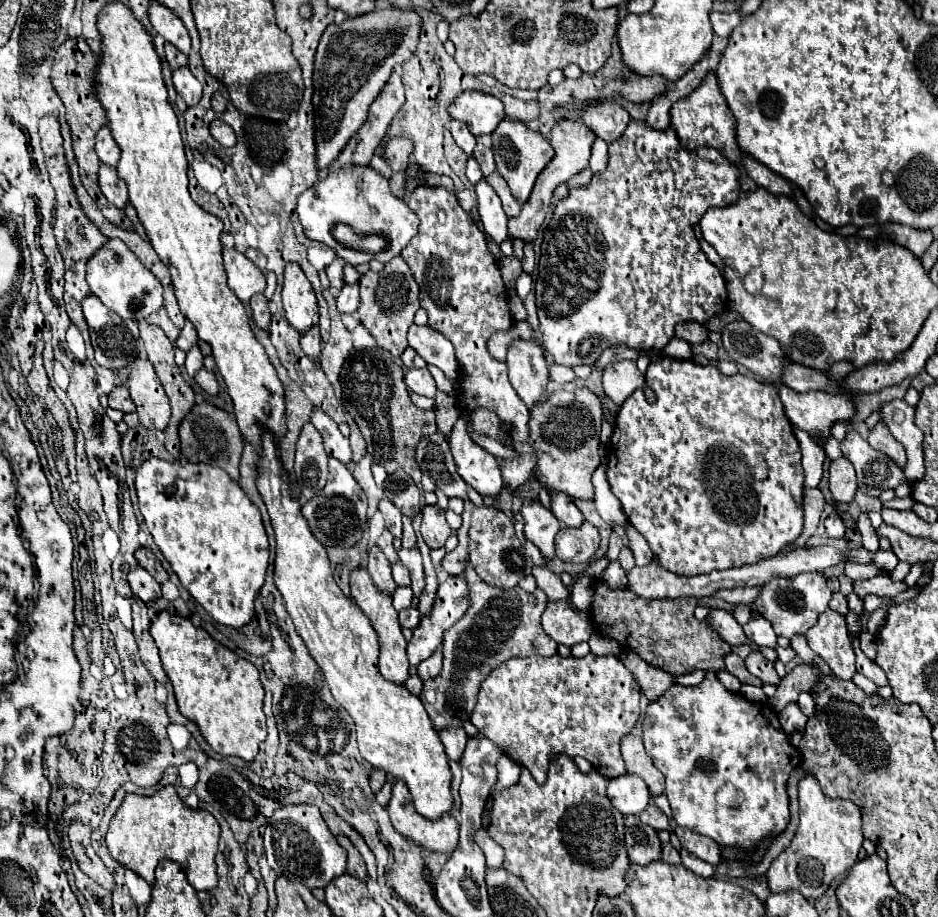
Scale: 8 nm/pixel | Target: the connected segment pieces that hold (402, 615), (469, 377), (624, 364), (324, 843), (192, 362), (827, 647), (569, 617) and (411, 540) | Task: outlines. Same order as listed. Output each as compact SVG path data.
M407 608L399 612L399 622L403 628L417 628L417 624L421 622L421 612L417 608Z
M417 186L407 196L409 208L421 218L419 234L409 242L409 248L401 252L421 288L419 300L421 308L429 316L429 326L441 332L453 346L461 366L461 398L463 408L483 406L495 410L501 420L513 422L511 438L527 442L529 438L529 408L521 404L517 392L513 390L505 362L497 362L487 352L487 340L499 330L509 330L513 318L507 306L507 290L501 280L495 256L487 248L485 234L477 228L471 214L465 212L455 194L443 186Z
M617 360L607 364L603 370L603 390L617 406L621 406L625 398L641 387L644 388L648 402L655 402L655 394L645 386L645 376L639 372L635 362Z
M309 804L283 806L273 812L265 828L265 858L279 876L305 884L307 888L325 888L335 876L345 874L347 868L347 852L329 832L319 808Z
M195 344L195 346L187 352L187 358L185 358L185 370L187 370L189 376L195 376L201 368L203 368L203 354L201 354L199 346Z
M825 610L807 632L809 648L819 654L837 678L851 680L856 673L856 655L848 636L845 616Z
M569 600L547 602L541 624L543 624L543 630L557 644L567 644L567 646L587 642L595 632L591 616L587 612L573 608Z
M403 516L403 536L401 536L403 548L413 548L415 546L415 532L411 526L411 518Z

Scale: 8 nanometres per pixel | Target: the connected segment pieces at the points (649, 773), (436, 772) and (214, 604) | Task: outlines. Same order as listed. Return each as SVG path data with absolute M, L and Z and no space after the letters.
M635 734L623 736L623 740L621 740L621 754L623 754L623 760L625 760L627 772L629 774L637 774L639 778L643 778L645 784L649 786L651 796L663 794L663 790L665 790L665 778L655 768L651 758L645 754L641 736L635 736Z
M265 430L263 436L261 436L261 452L259 452L259 462L257 462L255 486L257 486L261 498L263 498L265 506L267 506L267 512L271 516L271 524L273 524L273 530L275 530L277 548L275 548L273 582L275 582L277 590L283 596L285 610L291 616L297 634L301 634L309 654L313 656L313 660L321 668L333 698L353 718L361 756L371 766L381 768L381 770L393 774L395 778L403 778L407 788L409 788L409 792L411 792L411 796L413 796L415 810L421 816L429 818L429 820L437 820L441 814L453 810L449 758L447 758L445 748L443 748L443 744L439 740L439 734L433 730L431 720L429 720L421 700L417 696L413 696L405 686L393 684L393 682L389 682L389 680L385 680L381 676L381 672L377 668L377 656L379 656L377 634L375 634L373 626L369 624L369 618L365 618L363 612L337 588L337 584L333 580L333 572L331 572L329 560L327 560L325 546L309 530L309 524L307 524L307 520L301 514L299 494L291 488L291 484L293 482L289 478L289 472L285 472L281 456L279 456L275 434Z
M149 458L134 470L135 494L143 522L181 586L215 622L233 628L249 624L253 600L265 582L269 562L267 532L257 506L217 466Z

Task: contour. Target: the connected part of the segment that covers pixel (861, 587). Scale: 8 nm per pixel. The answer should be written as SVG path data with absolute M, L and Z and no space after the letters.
M875 576L869 580L855 580L855 594L865 598L867 594L877 594L877 596L895 596L899 592L907 590L905 582L893 582L889 576Z

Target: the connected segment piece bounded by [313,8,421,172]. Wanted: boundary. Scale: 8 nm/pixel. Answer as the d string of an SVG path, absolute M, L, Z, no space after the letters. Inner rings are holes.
M373 10L343 24L325 28L313 64L313 122L317 146L317 170L325 172L349 138L367 120L371 102L381 92L395 64L403 64L415 52L421 18L413 10Z

